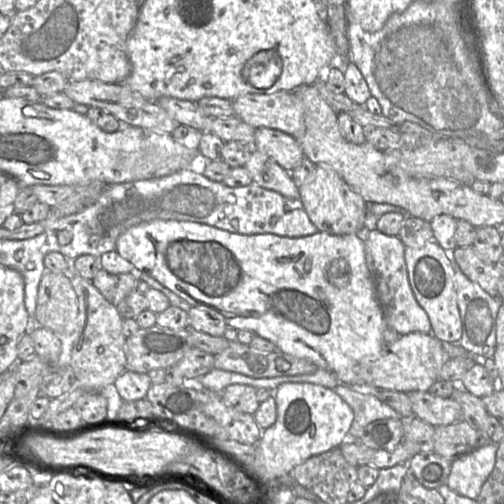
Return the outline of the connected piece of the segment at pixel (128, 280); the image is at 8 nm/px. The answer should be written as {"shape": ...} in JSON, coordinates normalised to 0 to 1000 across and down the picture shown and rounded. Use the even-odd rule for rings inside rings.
{"shape":[[[206,534],[192,538],[185,565],[222,605],[232,607],[268,569],[272,542],[220,544]]]}

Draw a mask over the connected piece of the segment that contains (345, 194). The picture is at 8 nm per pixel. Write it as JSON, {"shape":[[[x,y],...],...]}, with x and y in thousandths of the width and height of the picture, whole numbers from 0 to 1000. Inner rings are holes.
{"shape":[[[627,327],[623,341],[593,373],[593,399],[631,458],[665,464],[718,464],[726,446],[726,409],[673,345],[651,329]]]}

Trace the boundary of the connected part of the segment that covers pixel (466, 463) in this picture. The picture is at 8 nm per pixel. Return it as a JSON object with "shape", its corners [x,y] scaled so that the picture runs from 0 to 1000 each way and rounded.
{"shape":[[[970,879],[897,915],[885,960],[913,982],[946,990],[984,919],[988,883]]]}

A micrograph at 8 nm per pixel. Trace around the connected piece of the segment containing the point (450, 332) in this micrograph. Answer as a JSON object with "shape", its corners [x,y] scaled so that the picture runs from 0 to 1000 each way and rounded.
{"shape":[[[857,474],[835,492],[804,490],[802,512],[813,569],[851,629],[855,663],[877,679],[911,681],[917,641],[903,575],[903,536],[889,500]]]}

